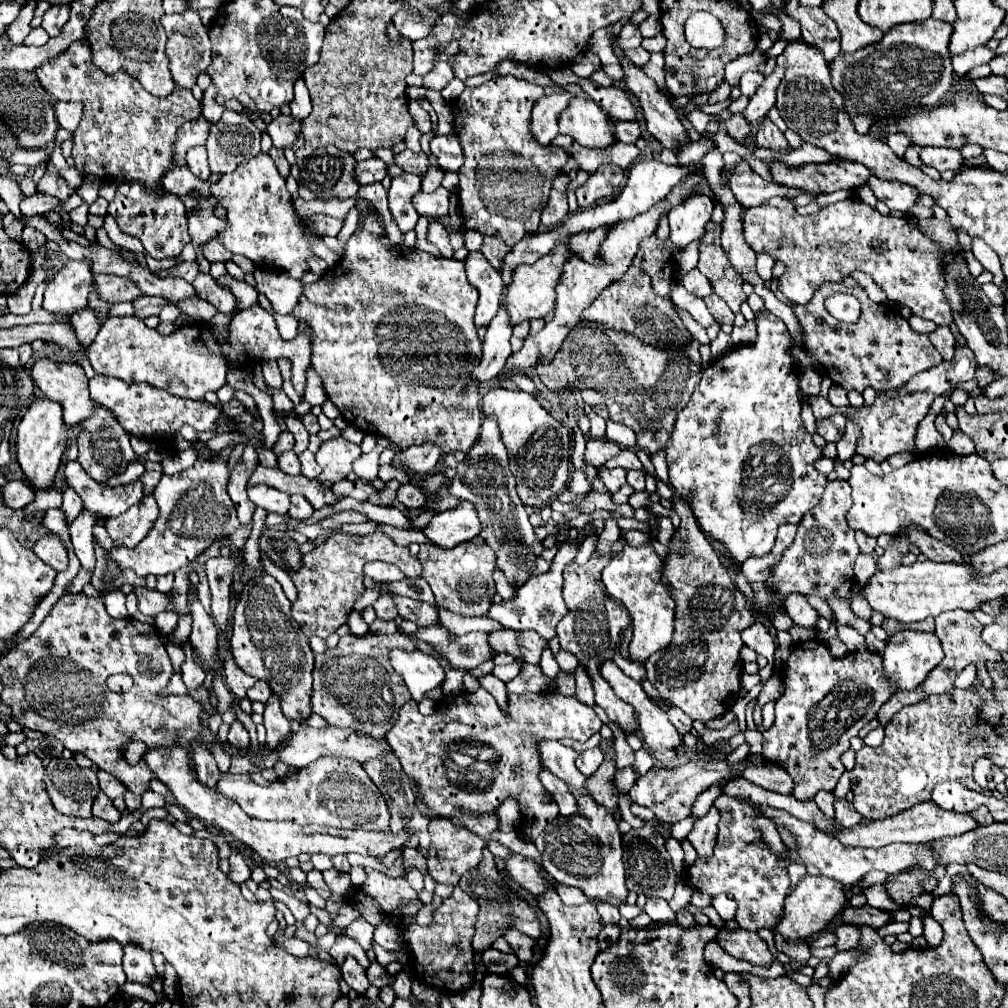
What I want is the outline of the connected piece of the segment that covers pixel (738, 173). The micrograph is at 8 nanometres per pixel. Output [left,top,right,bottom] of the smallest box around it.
[729,162,803,208]

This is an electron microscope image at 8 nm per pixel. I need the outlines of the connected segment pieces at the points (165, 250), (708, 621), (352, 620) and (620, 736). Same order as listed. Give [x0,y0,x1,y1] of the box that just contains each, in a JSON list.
[[107,182,191,260],[645,494,755,724],[347,610,369,636],[611,724,635,770]]

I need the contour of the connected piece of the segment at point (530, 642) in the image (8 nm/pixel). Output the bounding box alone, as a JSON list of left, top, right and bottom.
[489,628,547,664]

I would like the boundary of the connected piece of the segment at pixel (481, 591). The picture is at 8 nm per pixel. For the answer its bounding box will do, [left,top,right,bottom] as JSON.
[419,542,495,616]

